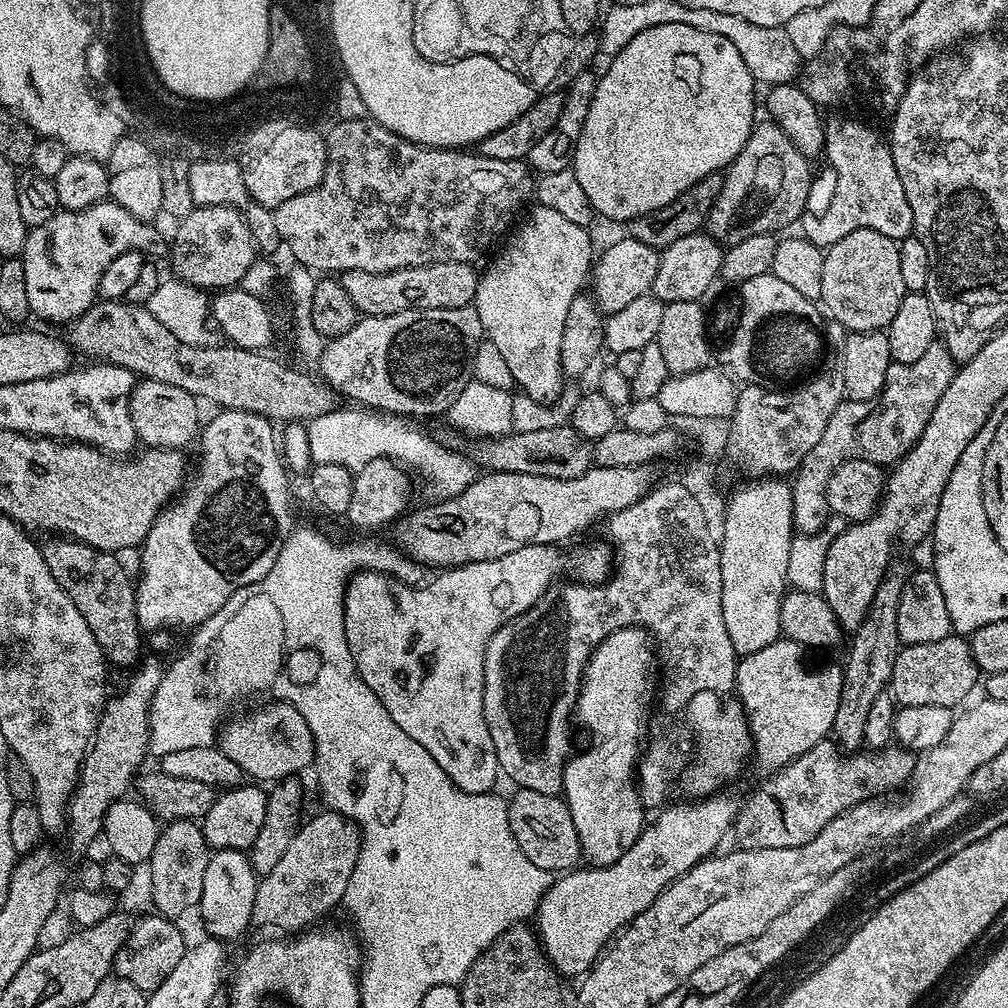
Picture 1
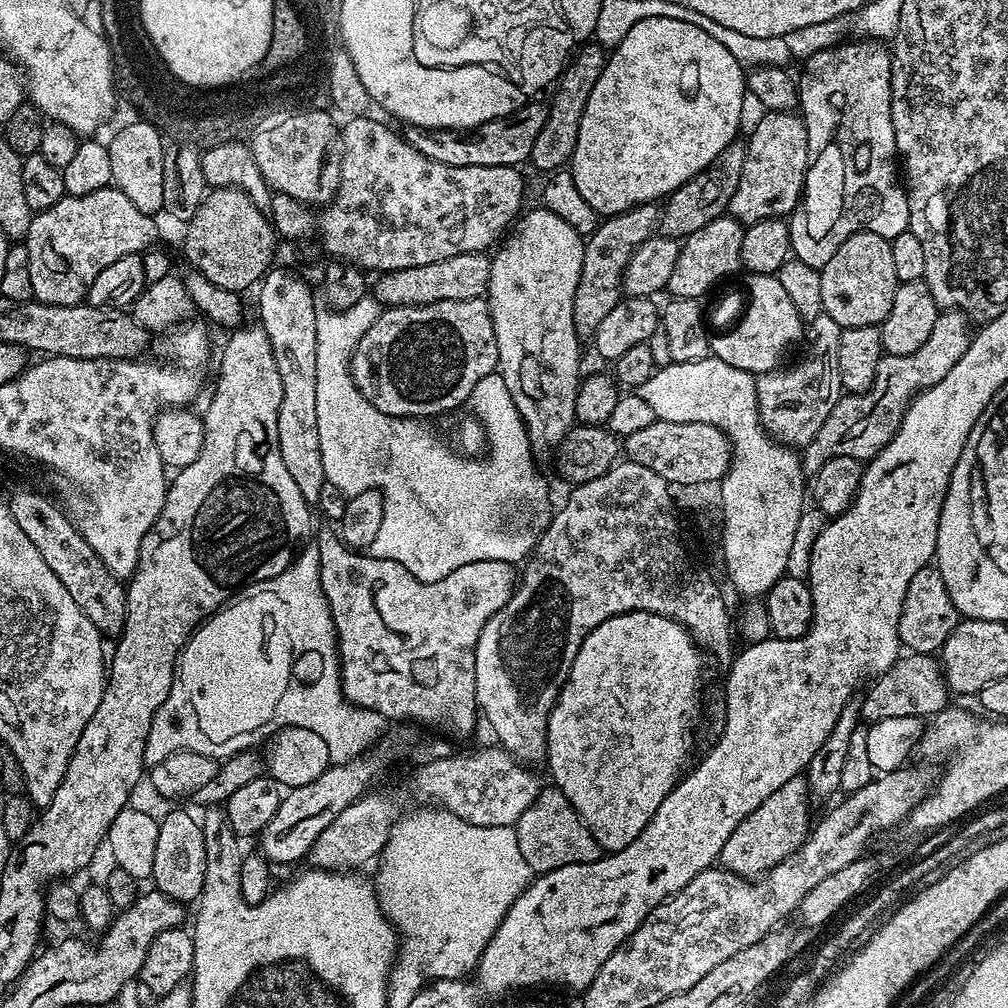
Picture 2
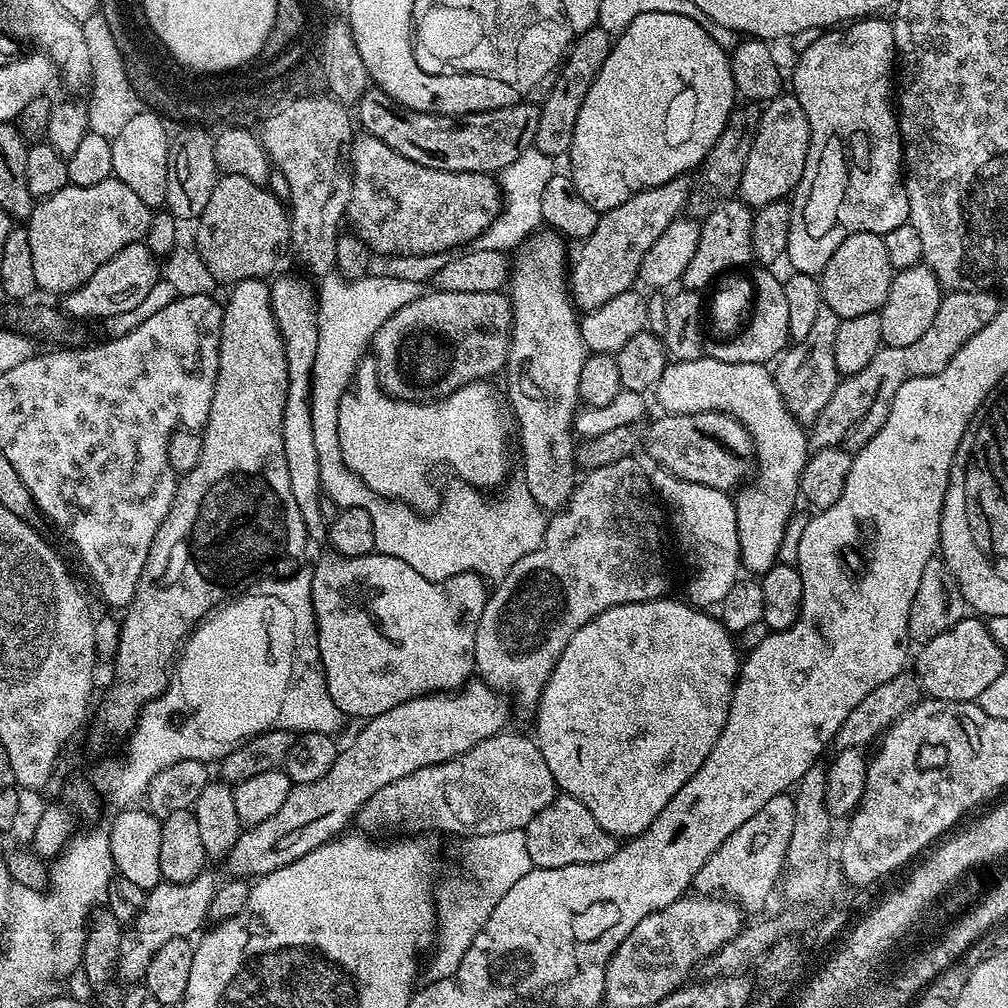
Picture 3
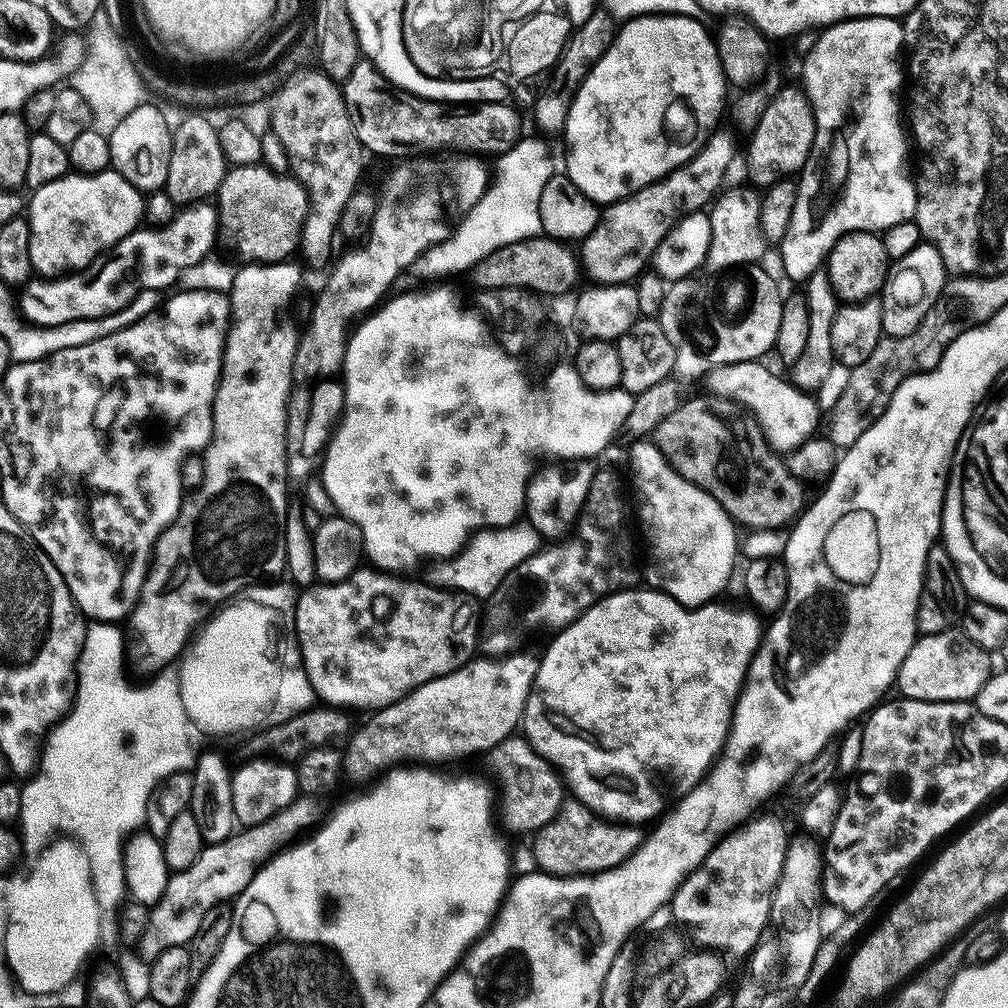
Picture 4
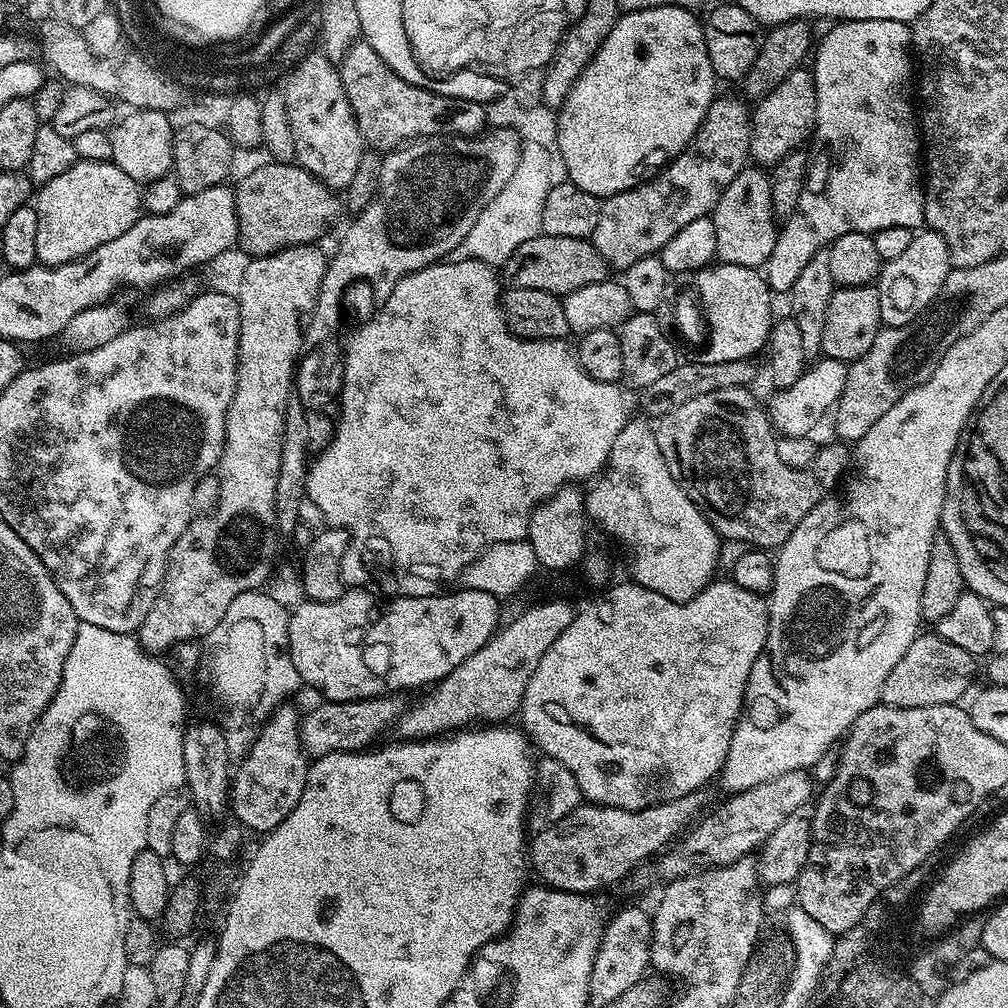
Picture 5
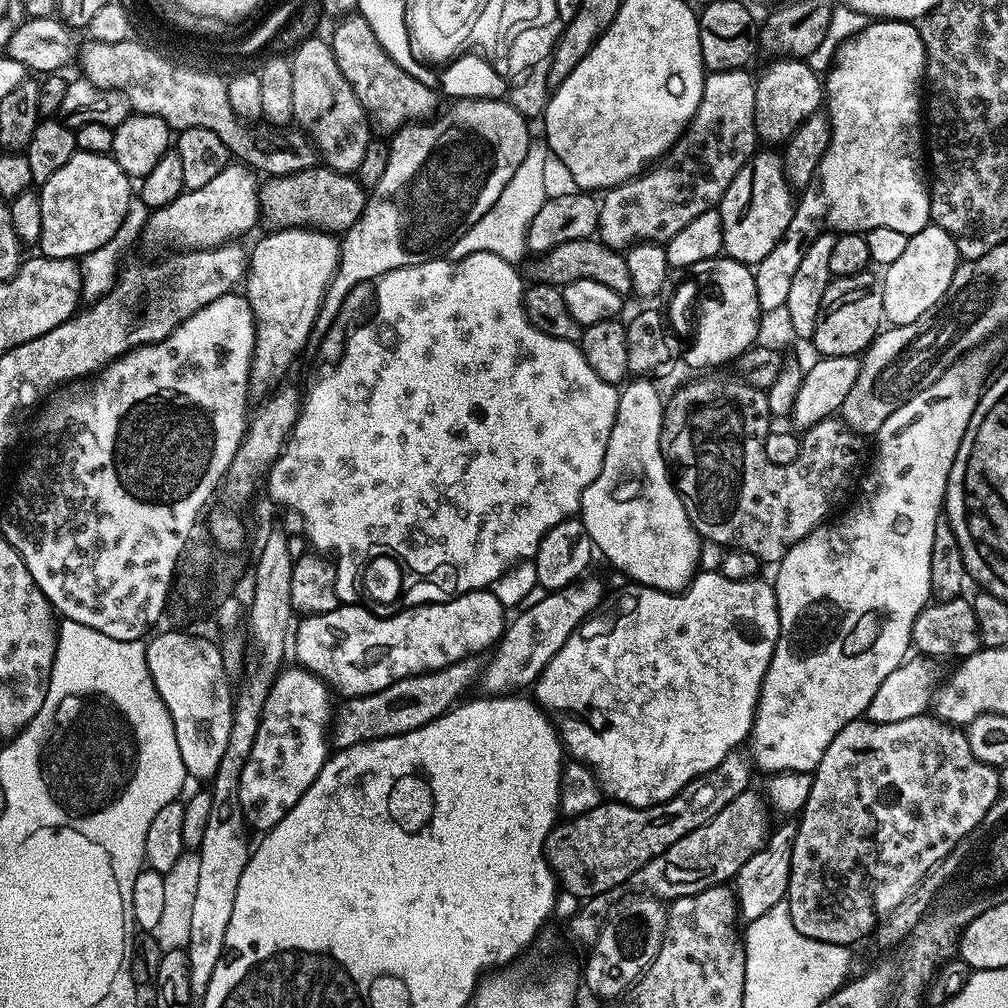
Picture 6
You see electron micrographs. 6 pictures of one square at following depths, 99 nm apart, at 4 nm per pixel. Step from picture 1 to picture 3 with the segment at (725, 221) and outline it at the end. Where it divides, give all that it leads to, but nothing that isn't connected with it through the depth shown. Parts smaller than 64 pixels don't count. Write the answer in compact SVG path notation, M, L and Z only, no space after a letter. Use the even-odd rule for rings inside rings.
M781 94L775 100L767 101L760 112L754 146L750 146L750 158L746 158L746 170L742 172L738 191L739 199L753 210L770 206L770 202L788 200L802 178L807 157L808 123L795 95Z

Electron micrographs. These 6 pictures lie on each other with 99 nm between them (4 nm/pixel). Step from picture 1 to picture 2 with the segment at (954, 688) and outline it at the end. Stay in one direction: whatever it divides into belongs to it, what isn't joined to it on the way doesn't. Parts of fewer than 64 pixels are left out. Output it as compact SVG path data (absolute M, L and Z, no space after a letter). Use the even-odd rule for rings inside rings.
M907 653L877 677L861 699L861 717L869 723L894 716L930 718L948 706L950 689L940 662L929 653Z

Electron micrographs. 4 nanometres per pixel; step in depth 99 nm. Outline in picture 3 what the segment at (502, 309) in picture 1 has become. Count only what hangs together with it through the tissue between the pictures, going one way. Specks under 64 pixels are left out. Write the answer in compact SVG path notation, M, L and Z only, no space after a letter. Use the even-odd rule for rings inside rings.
M537 230L515 249L516 260L514 256L510 268L512 331L506 365L508 396L512 399L512 412L520 423L520 448L524 451L522 479L528 484L534 502L548 514L559 512L567 504L578 483L572 431L574 415L578 410L578 374L582 374L586 355L584 339L580 337L580 320L572 303L570 280L566 275L564 244L565 237L559 232Z

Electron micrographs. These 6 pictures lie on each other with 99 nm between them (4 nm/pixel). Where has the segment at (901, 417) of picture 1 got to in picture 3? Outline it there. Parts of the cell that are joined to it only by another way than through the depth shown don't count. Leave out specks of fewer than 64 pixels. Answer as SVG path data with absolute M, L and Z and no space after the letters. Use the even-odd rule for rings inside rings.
M995 291L991 292L948 292L941 295L938 314L934 314L934 322L930 322L930 330L918 338L910 346L884 346L866 366L853 376L845 376L834 390L834 398L826 402L826 410L818 414L816 423L811 425L807 433L808 447L812 452L827 448L847 448L859 450L878 434L880 427L892 409L894 396L908 380L933 376L942 370L998 314L1001 297Z

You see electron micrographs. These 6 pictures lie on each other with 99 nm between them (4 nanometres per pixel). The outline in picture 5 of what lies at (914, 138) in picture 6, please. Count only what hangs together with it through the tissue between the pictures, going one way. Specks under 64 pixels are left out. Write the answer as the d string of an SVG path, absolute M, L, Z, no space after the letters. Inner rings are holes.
M846 20L843 22L836 22L832 29L829 30L828 33L825 34L824 37L819 37L818 43L814 48L814 59L810 64L810 71L812 73L812 77L814 78L814 86L816 87L816 123L814 125L814 135L811 137L810 145L812 144L812 148L810 147L810 159L808 161L808 177L806 178L806 182L804 183L804 189L802 190L802 198L798 198L798 206L796 207L796 212L794 215L787 217L783 221L782 227L779 229L776 241L774 242L774 250L770 254L770 258L768 259L768 263L764 265L762 269L762 275L765 280L768 282L768 287L772 289L773 293L780 294L780 292L784 292L784 294L791 293L792 287L794 286L794 278L798 278L798 274L802 274L802 266L806 266L806 262L810 262L810 258L814 258L814 254L821 250L827 249L829 245L831 245L833 240L838 239L842 234L850 234L851 232L867 232L869 234L874 234L878 230L886 230L886 226L902 226L903 228L910 228L913 230L919 229L921 225L924 224L924 189L922 187L922 176L916 173L916 163L921 163L922 156L922 140L918 135L918 120L914 115L914 104L908 101L908 79L913 79L914 76L914 60L910 55L910 49L912 46L912 30L911 27L905 21L902 20Z

